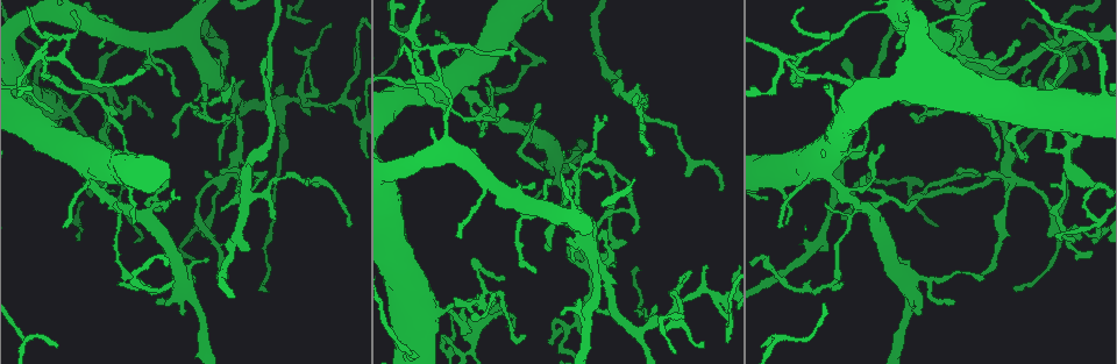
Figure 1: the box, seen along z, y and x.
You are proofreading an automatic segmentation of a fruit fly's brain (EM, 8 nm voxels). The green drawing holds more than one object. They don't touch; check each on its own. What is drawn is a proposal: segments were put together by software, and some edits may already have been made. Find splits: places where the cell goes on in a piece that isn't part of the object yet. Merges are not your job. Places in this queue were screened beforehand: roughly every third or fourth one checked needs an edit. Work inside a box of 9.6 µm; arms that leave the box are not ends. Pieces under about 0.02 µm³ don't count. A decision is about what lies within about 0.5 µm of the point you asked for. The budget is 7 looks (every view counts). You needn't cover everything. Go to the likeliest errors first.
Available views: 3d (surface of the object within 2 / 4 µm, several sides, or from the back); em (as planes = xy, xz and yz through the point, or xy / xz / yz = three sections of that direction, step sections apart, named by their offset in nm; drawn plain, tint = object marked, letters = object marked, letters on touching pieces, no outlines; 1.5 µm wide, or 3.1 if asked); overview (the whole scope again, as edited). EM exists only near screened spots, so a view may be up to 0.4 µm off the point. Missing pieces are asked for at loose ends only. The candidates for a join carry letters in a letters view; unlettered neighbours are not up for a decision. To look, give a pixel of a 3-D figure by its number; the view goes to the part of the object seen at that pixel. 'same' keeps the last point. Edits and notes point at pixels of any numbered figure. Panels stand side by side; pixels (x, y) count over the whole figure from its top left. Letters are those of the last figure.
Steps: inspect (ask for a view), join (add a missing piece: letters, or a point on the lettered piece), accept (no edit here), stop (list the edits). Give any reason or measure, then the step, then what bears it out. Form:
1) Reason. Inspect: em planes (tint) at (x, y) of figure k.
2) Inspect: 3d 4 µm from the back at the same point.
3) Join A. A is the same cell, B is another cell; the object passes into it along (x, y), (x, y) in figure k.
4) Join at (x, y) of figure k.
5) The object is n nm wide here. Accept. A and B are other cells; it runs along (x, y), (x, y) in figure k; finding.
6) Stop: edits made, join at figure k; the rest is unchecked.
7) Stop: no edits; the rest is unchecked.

Tapers out. Inspect: em planes (letters) at (332, 110) of figure 1.

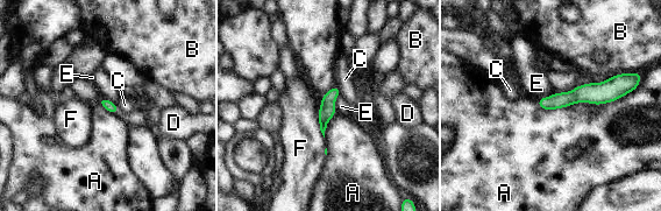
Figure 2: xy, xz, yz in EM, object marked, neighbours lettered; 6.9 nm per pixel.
Accept. A, B, C, D, E and F are other cells; a border runs along (631, 91), (552, 110), (535, 100) in figure 2; none of them fits.

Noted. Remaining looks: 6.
Free end. Inspect: 3d 2 µm at (491, 293) of figure 1.

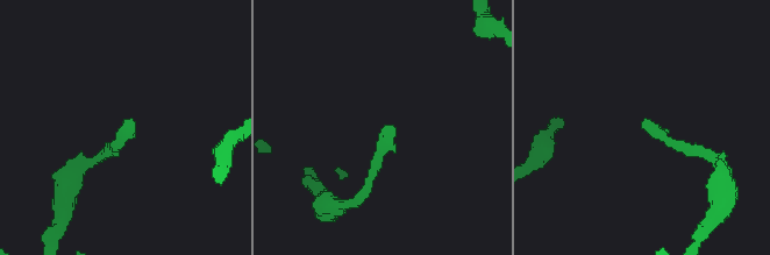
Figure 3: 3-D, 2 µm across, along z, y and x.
Inspect: em xy step 4 (letters) at (128, 124) of figure 3.

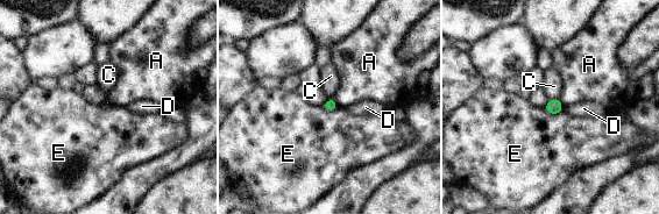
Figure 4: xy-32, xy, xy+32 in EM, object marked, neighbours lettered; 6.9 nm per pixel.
Cut it another way. Inspect: em planes (letters) at the same point.

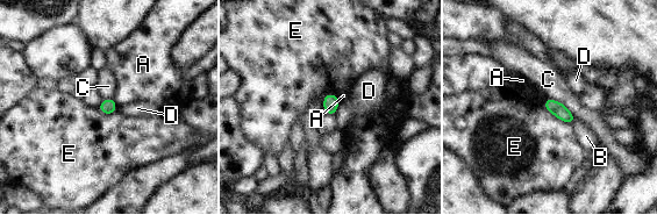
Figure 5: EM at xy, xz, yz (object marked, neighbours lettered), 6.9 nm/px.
The object is 110 nm wide here. Accept. A, B, C, D and E are other cells; a border runs along (548, 97), (561, 101), (576, 119) in figure 5; no lettered piece goes on from it.

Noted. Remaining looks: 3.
Inspect: 3d 2 µm at (174, 280) of figure 1.

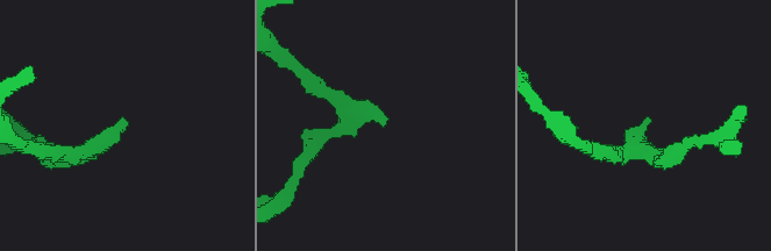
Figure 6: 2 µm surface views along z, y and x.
Now the EM. Inspect: em xy step 4 (letters) at (123, 116) of figure 6.

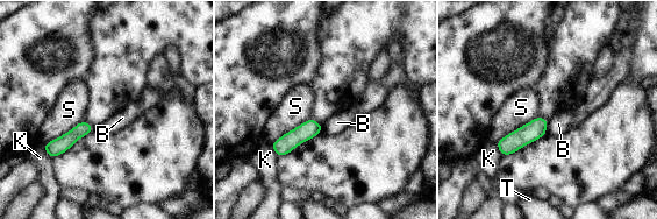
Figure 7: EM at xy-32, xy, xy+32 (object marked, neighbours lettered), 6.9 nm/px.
Inspect: em planes (letters) at the same point.

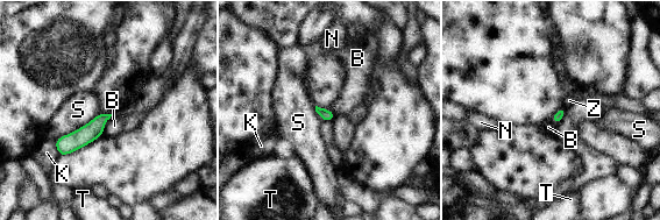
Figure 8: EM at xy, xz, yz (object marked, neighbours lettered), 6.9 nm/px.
Accept. B, K, N, S, T and Z are other cells; none of them fits.

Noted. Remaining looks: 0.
Stop: no edits; the rest is unchecked.

